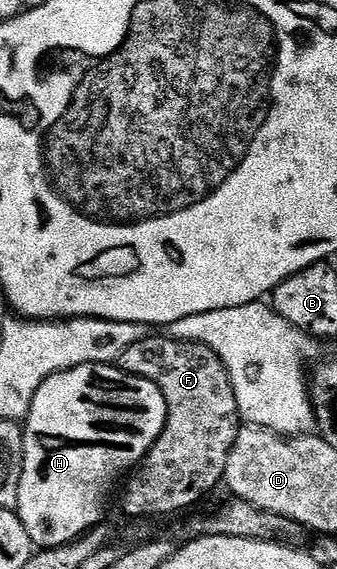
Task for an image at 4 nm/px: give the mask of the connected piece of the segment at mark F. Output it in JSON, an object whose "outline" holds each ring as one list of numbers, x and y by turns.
{"outline":[[147,335,140,338,136,343,132,343,132,347,128,347,118,357,116,362,118,368,126,373,131,373,137,377,143,377,149,381,155,381,160,387,160,391,166,400,166,426,164,431,156,439,156,443,147,451,146,458,139,461,136,468,125,478,124,486,126,490,122,493,122,509,130,517,138,517,134,519,146,519,142,517,166,517,169,513,178,513,181,509,186,509,189,505,194,505,201,499,205,493,213,491,217,485,223,484,226,476,226,464,228,463,228,455,232,451,232,447,236,443,236,435,240,428,240,418,238,415,238,404,236,403,236,391,232,387,232,379,228,375,228,371,224,367,224,363,220,359,220,355,216,355,216,351,212,351,212,347,202,345,199,341,178,341,175,337,163,335,163,337,153,337]]}

